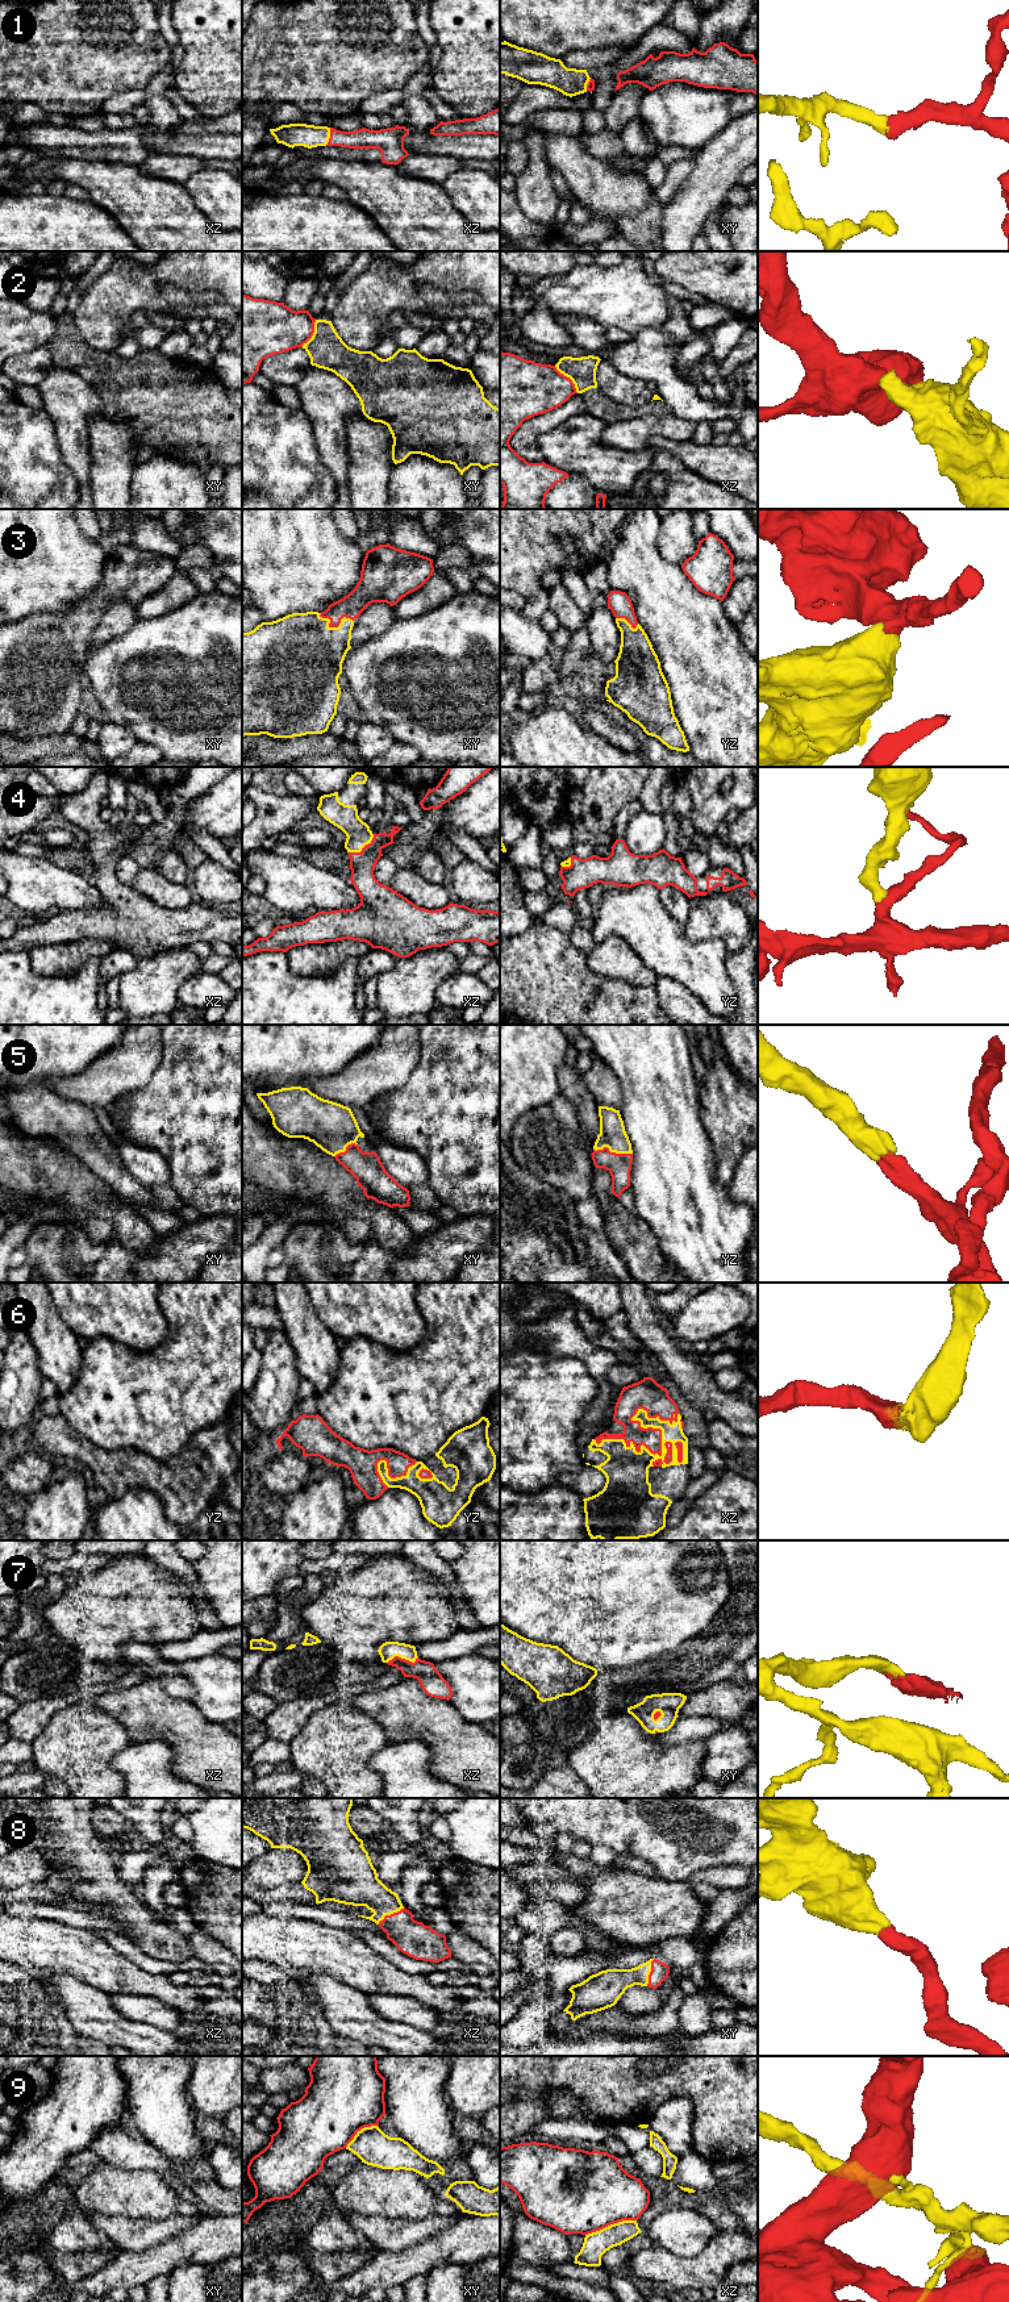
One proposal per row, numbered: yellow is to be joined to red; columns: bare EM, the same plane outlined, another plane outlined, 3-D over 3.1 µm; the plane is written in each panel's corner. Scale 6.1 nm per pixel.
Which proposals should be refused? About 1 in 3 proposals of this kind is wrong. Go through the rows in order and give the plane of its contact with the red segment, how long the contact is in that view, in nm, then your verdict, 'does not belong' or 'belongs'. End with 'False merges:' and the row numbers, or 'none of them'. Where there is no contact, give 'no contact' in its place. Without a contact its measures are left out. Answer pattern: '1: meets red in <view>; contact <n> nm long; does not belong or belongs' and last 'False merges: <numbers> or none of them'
1: meets red in xz; contact 110 nm long; belongs
2: meets red in xz; contact 220 nm long; does not belong
3: meets red in xy; contact 220 nm long; belongs
4: meets red in xz; contact 200 nm long; belongs
5: meets red in yz; contact 240 nm long; belongs
6: meets red in xz; contact 550 nm long; belongs
7: meets red in xz; contact 200 nm long; belongs
8: meets red in xz; contact 190 nm long; belongs
9: meets red in xz; contact 320 nm long; belongs
False merges: 2

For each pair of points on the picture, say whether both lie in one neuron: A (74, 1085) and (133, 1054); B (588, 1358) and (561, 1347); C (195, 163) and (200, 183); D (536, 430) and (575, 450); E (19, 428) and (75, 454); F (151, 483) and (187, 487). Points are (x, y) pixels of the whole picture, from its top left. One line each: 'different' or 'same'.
A: same
B: same
C: different
D: different
E: different
F: same

